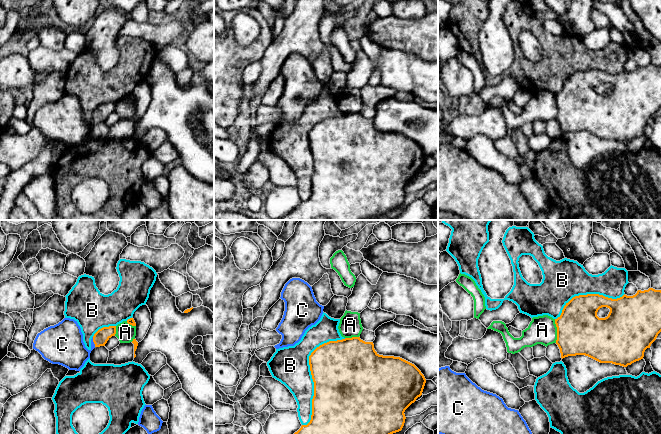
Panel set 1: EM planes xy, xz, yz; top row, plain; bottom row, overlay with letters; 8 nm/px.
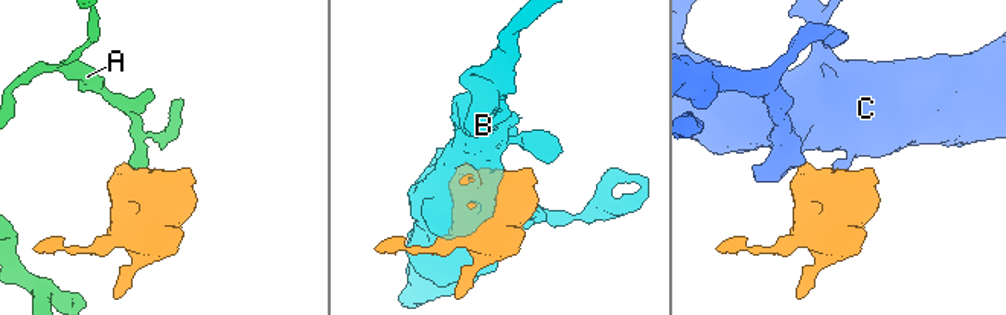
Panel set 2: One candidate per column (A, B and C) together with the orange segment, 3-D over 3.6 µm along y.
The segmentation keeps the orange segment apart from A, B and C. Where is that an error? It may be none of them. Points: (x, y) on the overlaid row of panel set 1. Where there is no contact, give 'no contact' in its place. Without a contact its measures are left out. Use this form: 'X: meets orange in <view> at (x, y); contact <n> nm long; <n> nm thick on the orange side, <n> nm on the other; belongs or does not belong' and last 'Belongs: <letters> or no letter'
A: meets orange in yz at (557, 331); contact 190 nm long; 380 nm thick on the orange side, 220 nm on the other; does not belong
B: meets orange in xz at (311, 374); contact 800 nm long; 500 nm thick on the orange side, 300 nm on the other; does not belong
C: meets orange in xy at (93, 341); contact 80 nm long; 120 nm thick on the orange side, 320 nm on the other; belongs
Belongs: C

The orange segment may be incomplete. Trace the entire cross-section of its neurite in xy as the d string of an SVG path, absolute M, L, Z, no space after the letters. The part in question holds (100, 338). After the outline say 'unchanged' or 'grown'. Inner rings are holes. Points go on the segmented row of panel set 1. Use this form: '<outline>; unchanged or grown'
M64 318L54 326L50 326L37 334L33 349L38 351L42 357L52 364L62 365L69 370L80 371L85 362L90 358L90 353L95 347L105 346L107 341L116 334L116 326L103 327L99 329L91 339L91 349L88 350L83 342L83 334L77 321Z; grown

